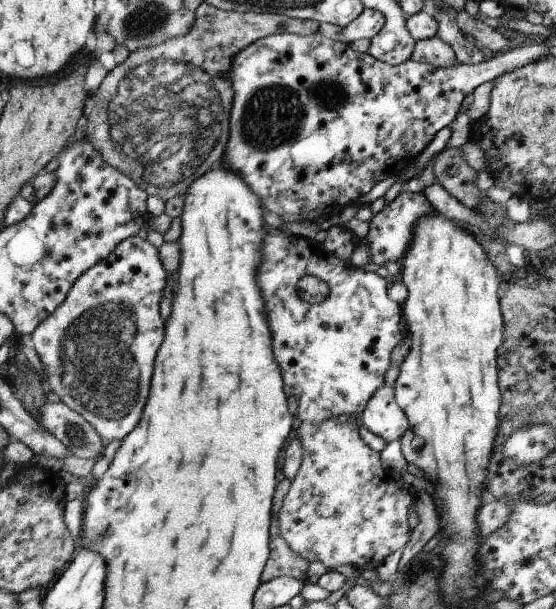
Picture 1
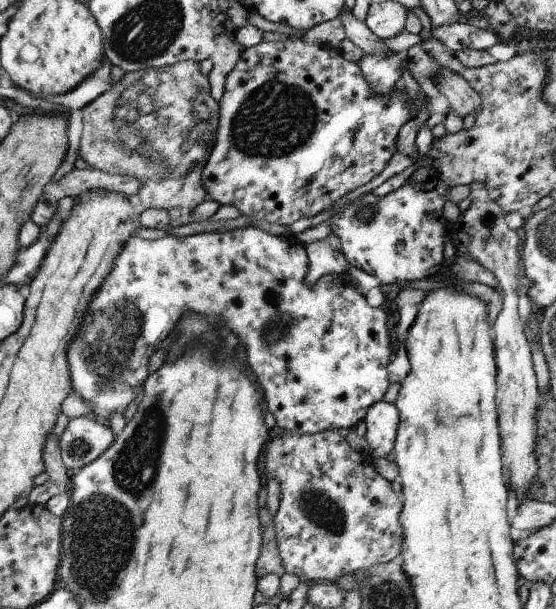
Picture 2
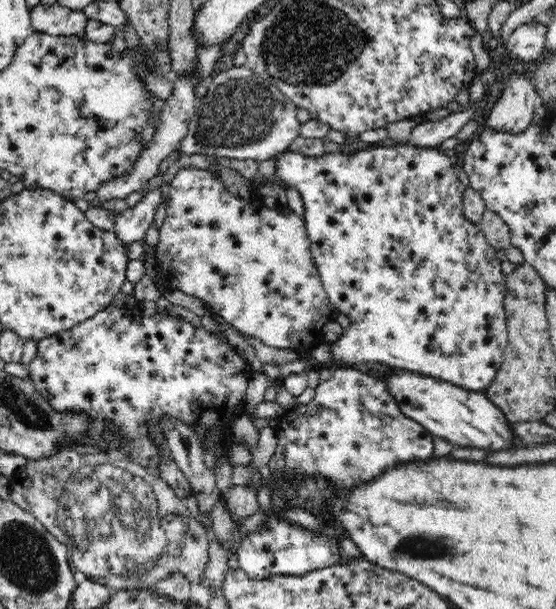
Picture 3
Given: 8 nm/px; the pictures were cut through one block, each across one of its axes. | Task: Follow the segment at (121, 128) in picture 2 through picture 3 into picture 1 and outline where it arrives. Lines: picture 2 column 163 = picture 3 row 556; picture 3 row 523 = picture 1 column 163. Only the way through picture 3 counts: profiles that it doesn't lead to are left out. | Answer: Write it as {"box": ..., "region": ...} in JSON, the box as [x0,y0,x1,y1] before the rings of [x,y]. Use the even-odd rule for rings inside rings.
{"box":[85,2,319,202],"region":[[[202,2],[202,5],[194,14],[195,22],[188,33],[168,38],[158,45],[130,51],[130,55],[125,62],[117,65],[111,72],[108,72],[104,81],[100,84],[98,96],[96,96],[96,106],[94,106],[90,116],[88,116],[88,130],[86,130],[85,138],[93,144],[98,152],[104,155],[105,162],[109,163],[117,170],[124,172],[138,185],[150,189],[150,192],[148,192],[150,195],[160,196],[164,202],[173,197],[184,195],[187,188],[190,187],[190,184],[192,184],[194,180],[197,180],[214,166],[220,164],[222,158],[225,156],[224,150],[227,150],[226,142],[228,142],[229,136],[229,115],[233,104],[233,85],[230,79],[230,72],[235,55],[244,48],[251,46],[254,41],[258,41],[269,35],[291,33],[306,37],[319,32],[319,23],[311,19],[294,19],[277,13],[251,13],[250,11],[238,13],[237,11],[222,11],[206,2]],[[108,134],[112,134],[114,140],[120,140],[120,144],[108,144],[108,138],[112,138],[112,136],[108,136]]]}

